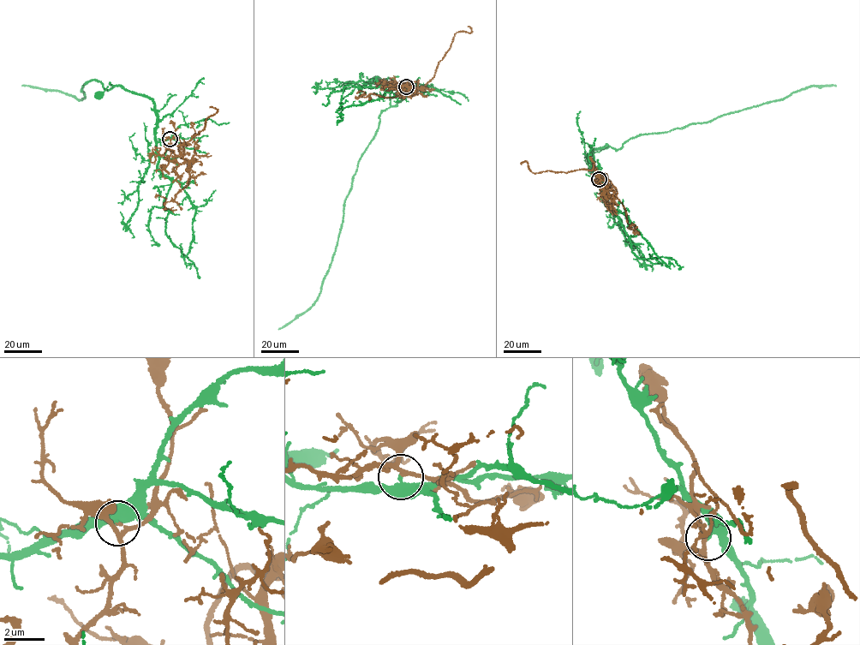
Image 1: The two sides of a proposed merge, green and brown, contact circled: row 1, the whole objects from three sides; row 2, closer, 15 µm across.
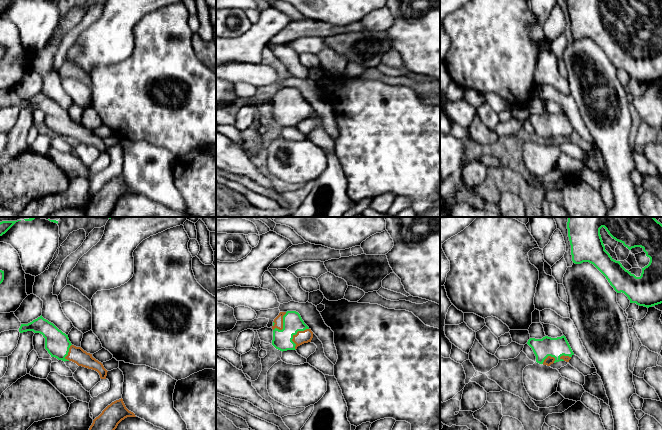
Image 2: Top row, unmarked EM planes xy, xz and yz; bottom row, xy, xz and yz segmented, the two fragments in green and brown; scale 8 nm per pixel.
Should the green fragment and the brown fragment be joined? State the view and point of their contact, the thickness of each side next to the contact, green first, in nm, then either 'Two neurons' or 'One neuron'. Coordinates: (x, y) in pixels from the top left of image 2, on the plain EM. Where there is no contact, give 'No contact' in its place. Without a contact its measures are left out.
Touches green at xz (294, 110). Thickness 160 nm (green) against 100 nm. Two neurons

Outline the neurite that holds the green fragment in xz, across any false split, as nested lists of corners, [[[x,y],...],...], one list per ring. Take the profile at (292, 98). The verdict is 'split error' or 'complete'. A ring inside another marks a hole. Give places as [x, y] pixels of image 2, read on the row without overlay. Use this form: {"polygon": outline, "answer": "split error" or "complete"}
{"polygon": [[[287,87],[283,92],[283,105],[279,106],[275,104],[273,106],[272,121],[280,126],[296,126],[296,120],[292,117],[293,112],[298,107],[304,107],[309,103],[304,99],[300,90],[296,87]]], "answer": "complete"}

